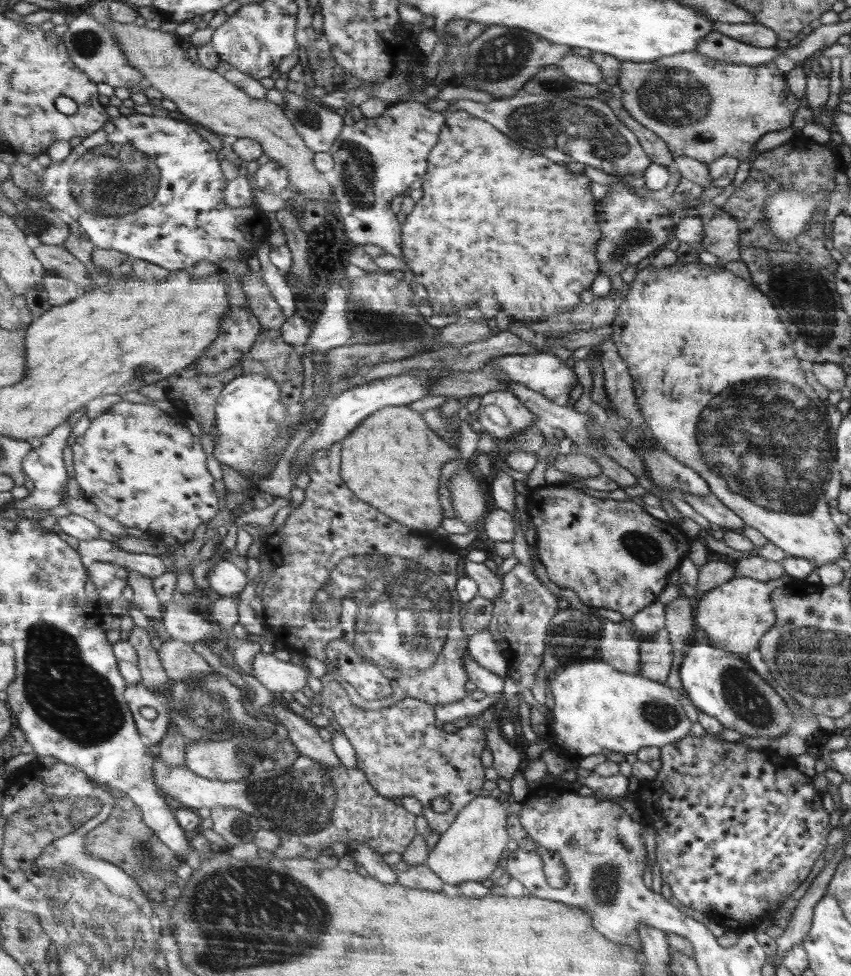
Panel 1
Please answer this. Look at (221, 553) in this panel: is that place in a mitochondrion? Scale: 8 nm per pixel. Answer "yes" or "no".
no

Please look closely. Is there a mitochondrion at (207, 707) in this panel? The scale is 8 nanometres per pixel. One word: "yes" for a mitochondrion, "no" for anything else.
yes

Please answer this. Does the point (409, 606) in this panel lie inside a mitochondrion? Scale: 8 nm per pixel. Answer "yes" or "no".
yes

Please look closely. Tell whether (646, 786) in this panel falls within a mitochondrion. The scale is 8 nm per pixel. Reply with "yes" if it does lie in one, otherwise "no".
no

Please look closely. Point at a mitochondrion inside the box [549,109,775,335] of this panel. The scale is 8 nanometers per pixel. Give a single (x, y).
(630, 242)

